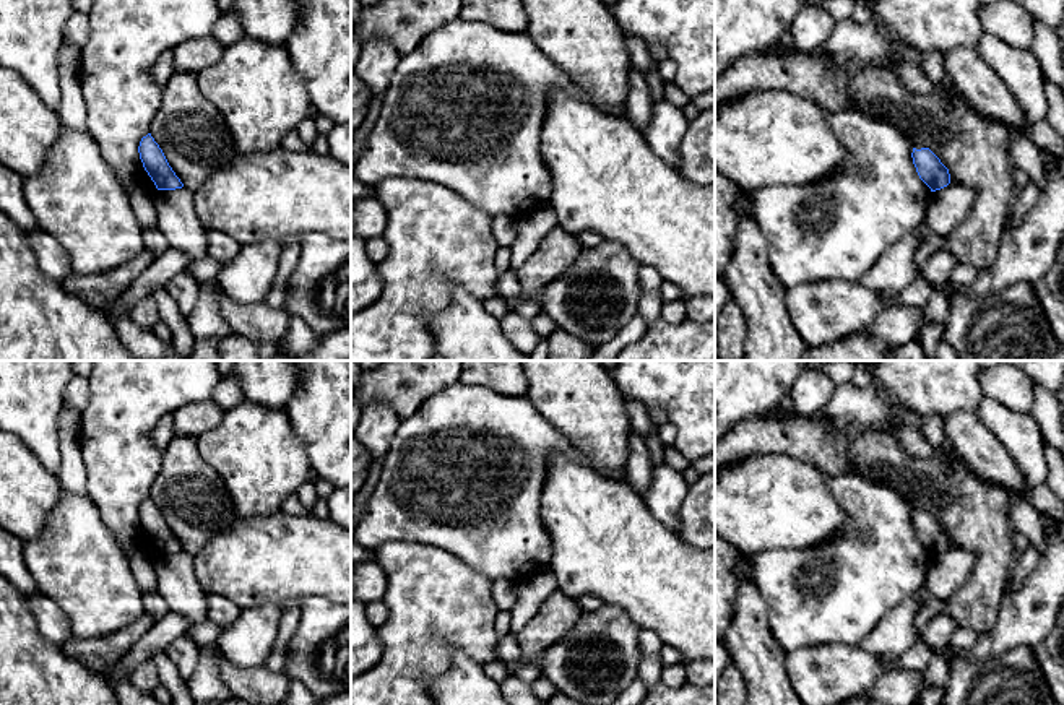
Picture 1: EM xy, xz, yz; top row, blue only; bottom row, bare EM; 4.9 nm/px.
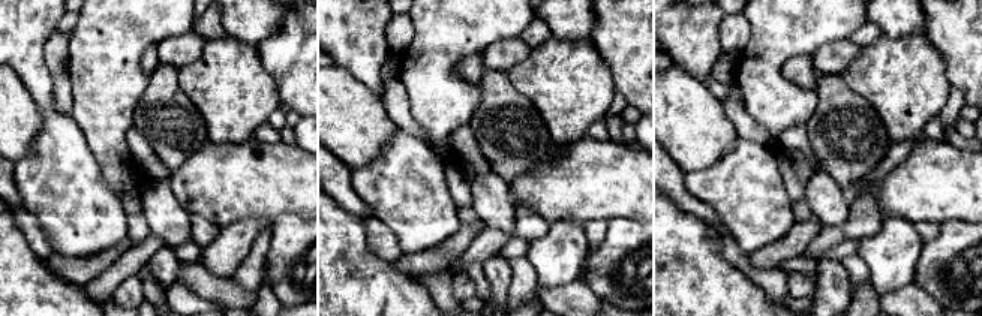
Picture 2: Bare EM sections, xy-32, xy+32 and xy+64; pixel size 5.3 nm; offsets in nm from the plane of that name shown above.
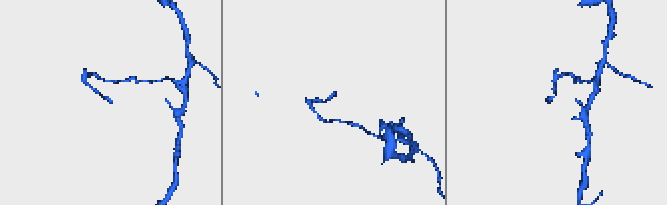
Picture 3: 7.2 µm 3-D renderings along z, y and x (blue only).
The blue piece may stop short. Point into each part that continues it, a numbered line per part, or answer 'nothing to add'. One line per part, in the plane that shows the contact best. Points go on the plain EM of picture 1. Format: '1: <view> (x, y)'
nothing to add

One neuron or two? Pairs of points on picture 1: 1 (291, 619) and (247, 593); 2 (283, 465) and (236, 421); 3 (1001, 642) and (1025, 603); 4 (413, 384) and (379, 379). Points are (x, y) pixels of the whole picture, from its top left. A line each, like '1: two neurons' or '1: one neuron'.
1: two neurons
2: one neuron
3: one neuron
4: one neuron

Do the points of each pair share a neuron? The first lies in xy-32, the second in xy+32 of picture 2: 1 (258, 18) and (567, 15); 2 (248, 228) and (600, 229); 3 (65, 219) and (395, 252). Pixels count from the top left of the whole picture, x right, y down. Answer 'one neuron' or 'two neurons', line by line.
1: one neuron
2: two neurons
3: two neurons

